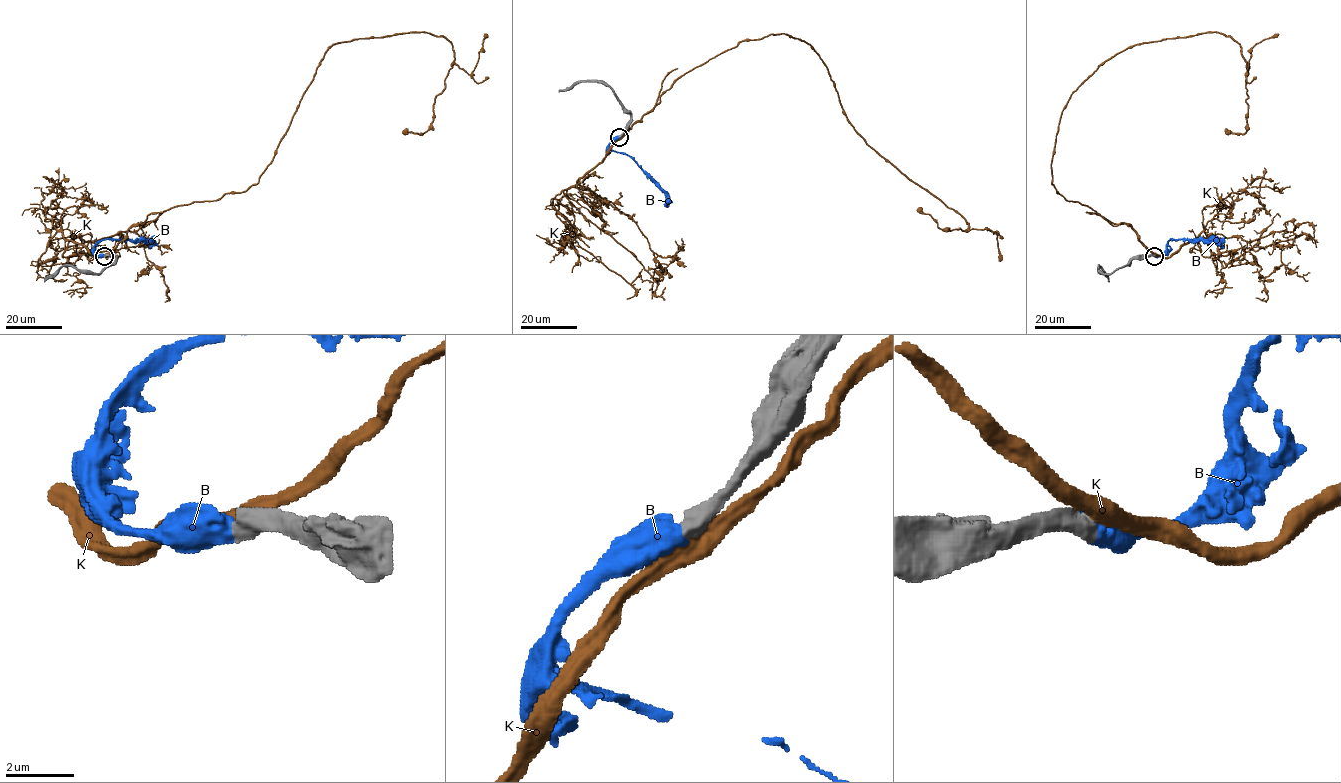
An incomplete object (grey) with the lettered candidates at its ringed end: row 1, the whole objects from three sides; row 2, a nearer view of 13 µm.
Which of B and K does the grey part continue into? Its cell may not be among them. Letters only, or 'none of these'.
B

